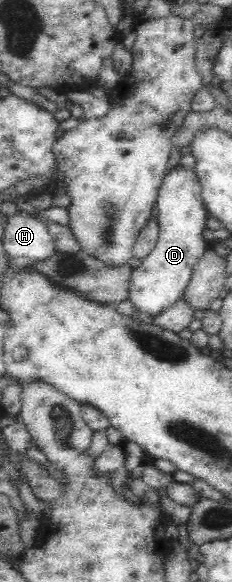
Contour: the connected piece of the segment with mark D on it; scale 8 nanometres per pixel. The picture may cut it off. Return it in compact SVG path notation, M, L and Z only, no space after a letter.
M176 166L164 177L159 186L157 202L158 236L153 249L142 257L142 262L133 271L131 277L131 301L137 309L151 315L161 313L180 300L193 269L203 259L213 243L205 239L207 218L209 216L202 198L202 191L194 171Z

